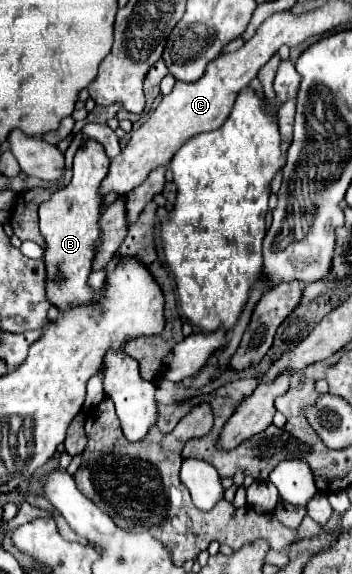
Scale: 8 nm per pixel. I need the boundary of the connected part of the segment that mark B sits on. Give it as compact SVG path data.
M86 139L74 155L72 181L40 205L40 231L46 239L46 295L58 311L66 311L72 305L86 305L94 301L94 291L86 285L86 279L90 275L94 247L100 241L98 221L102 215L102 197L98 195L98 189L108 173L108 165L110 159L104 147L98 141Z

